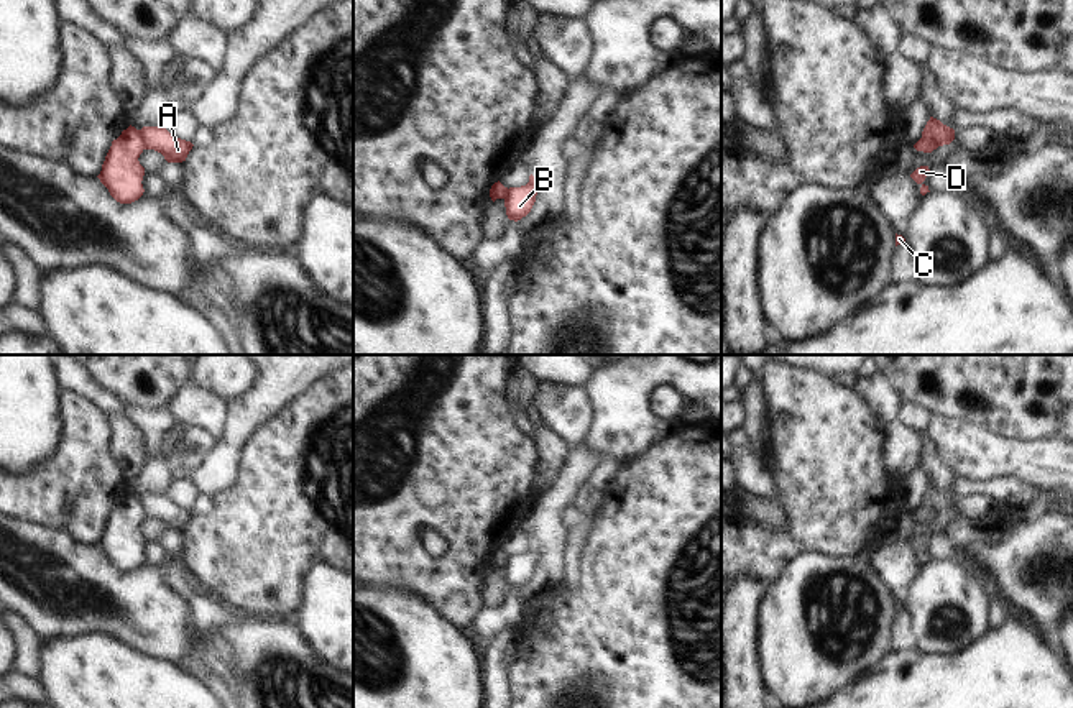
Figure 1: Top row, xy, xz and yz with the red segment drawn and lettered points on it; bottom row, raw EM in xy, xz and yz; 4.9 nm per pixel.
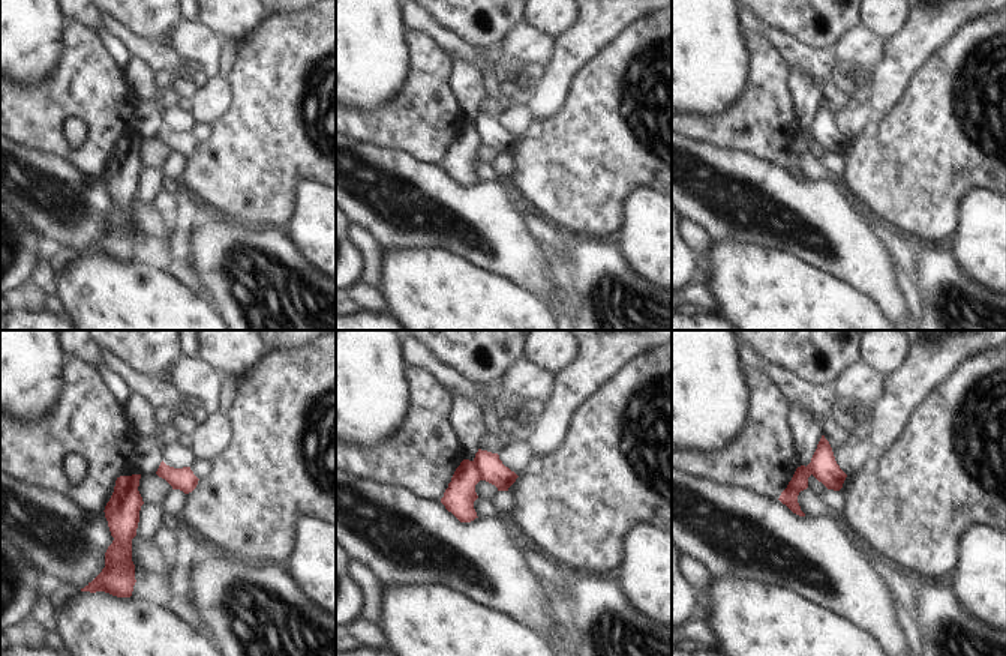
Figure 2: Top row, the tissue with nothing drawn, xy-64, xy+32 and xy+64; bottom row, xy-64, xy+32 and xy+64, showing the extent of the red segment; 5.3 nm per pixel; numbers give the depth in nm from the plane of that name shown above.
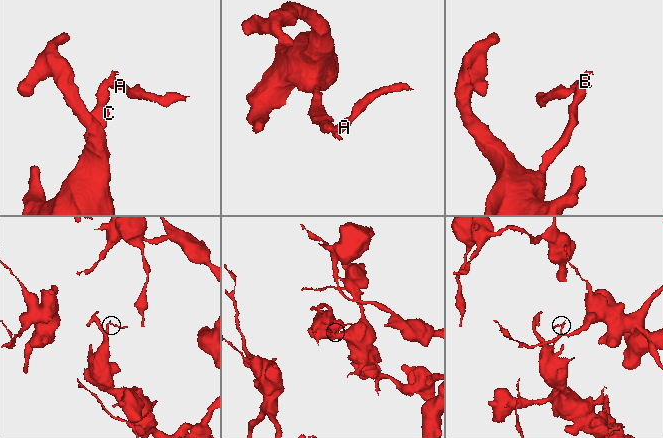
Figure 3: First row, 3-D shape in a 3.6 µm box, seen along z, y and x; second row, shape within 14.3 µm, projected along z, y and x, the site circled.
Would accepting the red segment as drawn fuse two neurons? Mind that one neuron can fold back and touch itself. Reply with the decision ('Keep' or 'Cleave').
Cleave.

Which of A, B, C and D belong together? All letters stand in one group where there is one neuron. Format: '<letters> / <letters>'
A B / C D

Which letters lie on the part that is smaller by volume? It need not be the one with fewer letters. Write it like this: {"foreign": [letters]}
{"foreign": ["A", "B"]}

